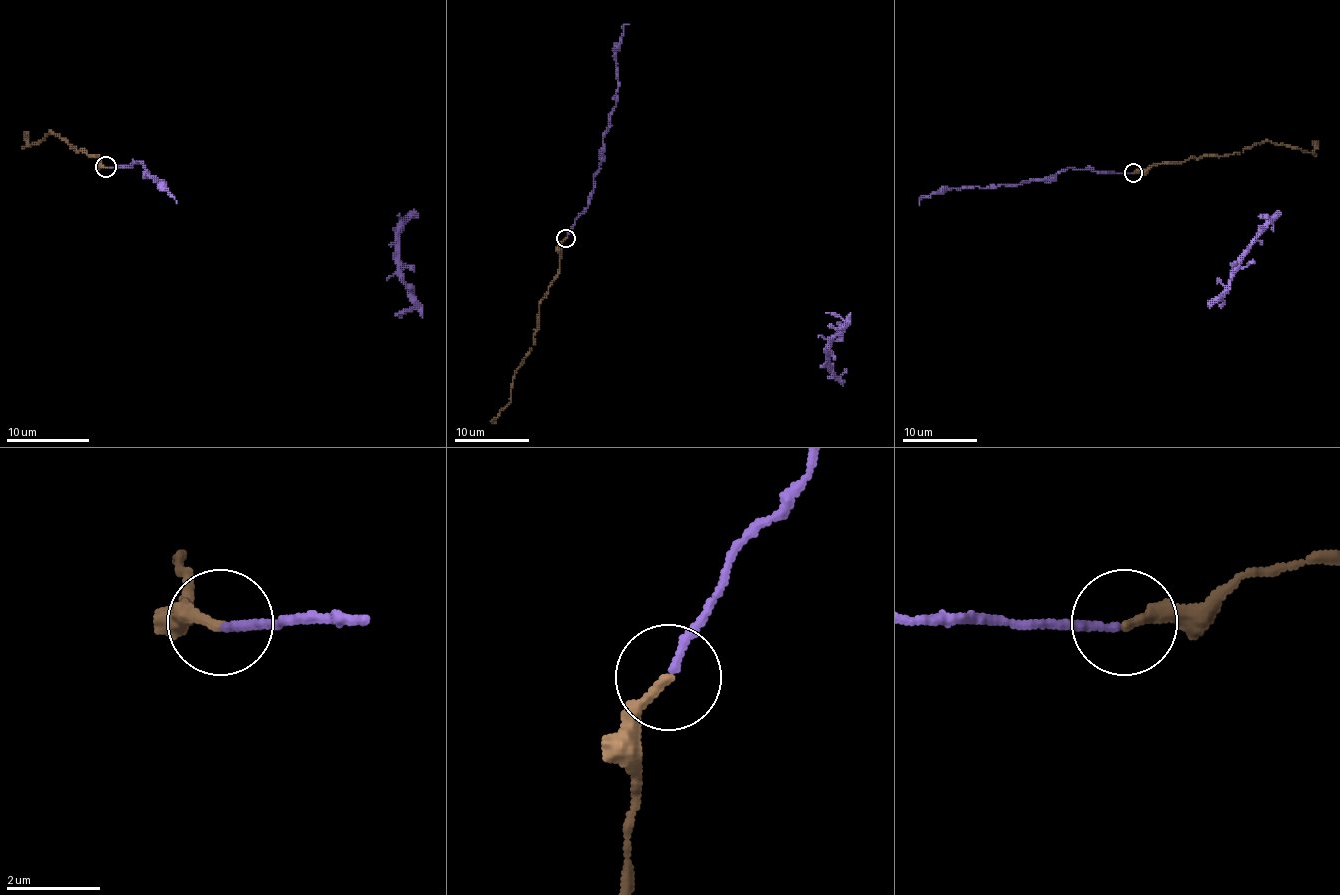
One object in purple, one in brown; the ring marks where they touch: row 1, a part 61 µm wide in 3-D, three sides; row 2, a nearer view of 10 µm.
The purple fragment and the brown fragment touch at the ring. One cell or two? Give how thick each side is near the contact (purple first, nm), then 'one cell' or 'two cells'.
calibres 160 and 220 nm; one cell

